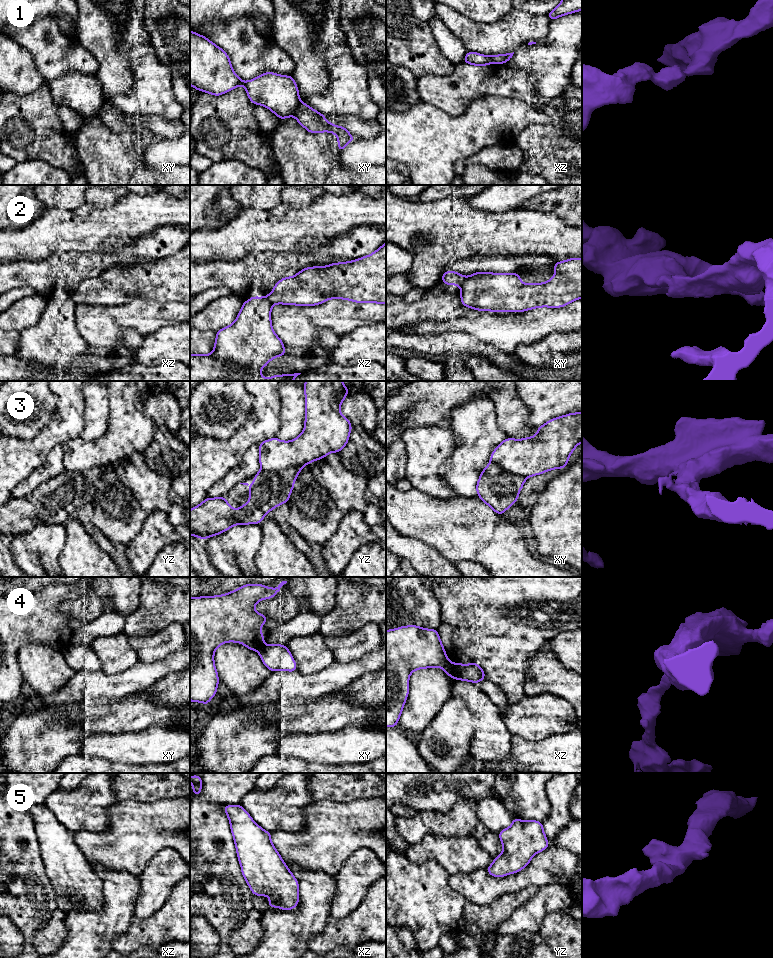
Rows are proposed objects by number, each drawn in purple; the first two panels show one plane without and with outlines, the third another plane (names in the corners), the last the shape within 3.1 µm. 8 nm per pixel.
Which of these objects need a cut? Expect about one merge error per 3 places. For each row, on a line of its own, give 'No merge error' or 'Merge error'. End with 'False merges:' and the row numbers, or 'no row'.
1: Merge error
2: Merge error
3: Merge error
4: Merge error
5: No merge error
False merges: 1, 2, 3, 4

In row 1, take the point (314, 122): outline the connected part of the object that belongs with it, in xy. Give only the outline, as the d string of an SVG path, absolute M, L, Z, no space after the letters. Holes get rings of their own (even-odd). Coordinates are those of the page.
M300 102L293 116L309 133L331 132L335 134L338 137L337 148L341 152L348 143L355 140L345 127L335 126L333 123L327 122L325 115L303 102Z

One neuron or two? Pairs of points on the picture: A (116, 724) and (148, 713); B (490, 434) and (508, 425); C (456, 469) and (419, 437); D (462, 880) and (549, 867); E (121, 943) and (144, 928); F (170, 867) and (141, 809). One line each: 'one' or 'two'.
A: one
B: two
C: two
D: one
E: one
F: two

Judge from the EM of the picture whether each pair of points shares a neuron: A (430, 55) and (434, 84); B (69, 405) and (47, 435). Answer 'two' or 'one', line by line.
A: two
B: one

